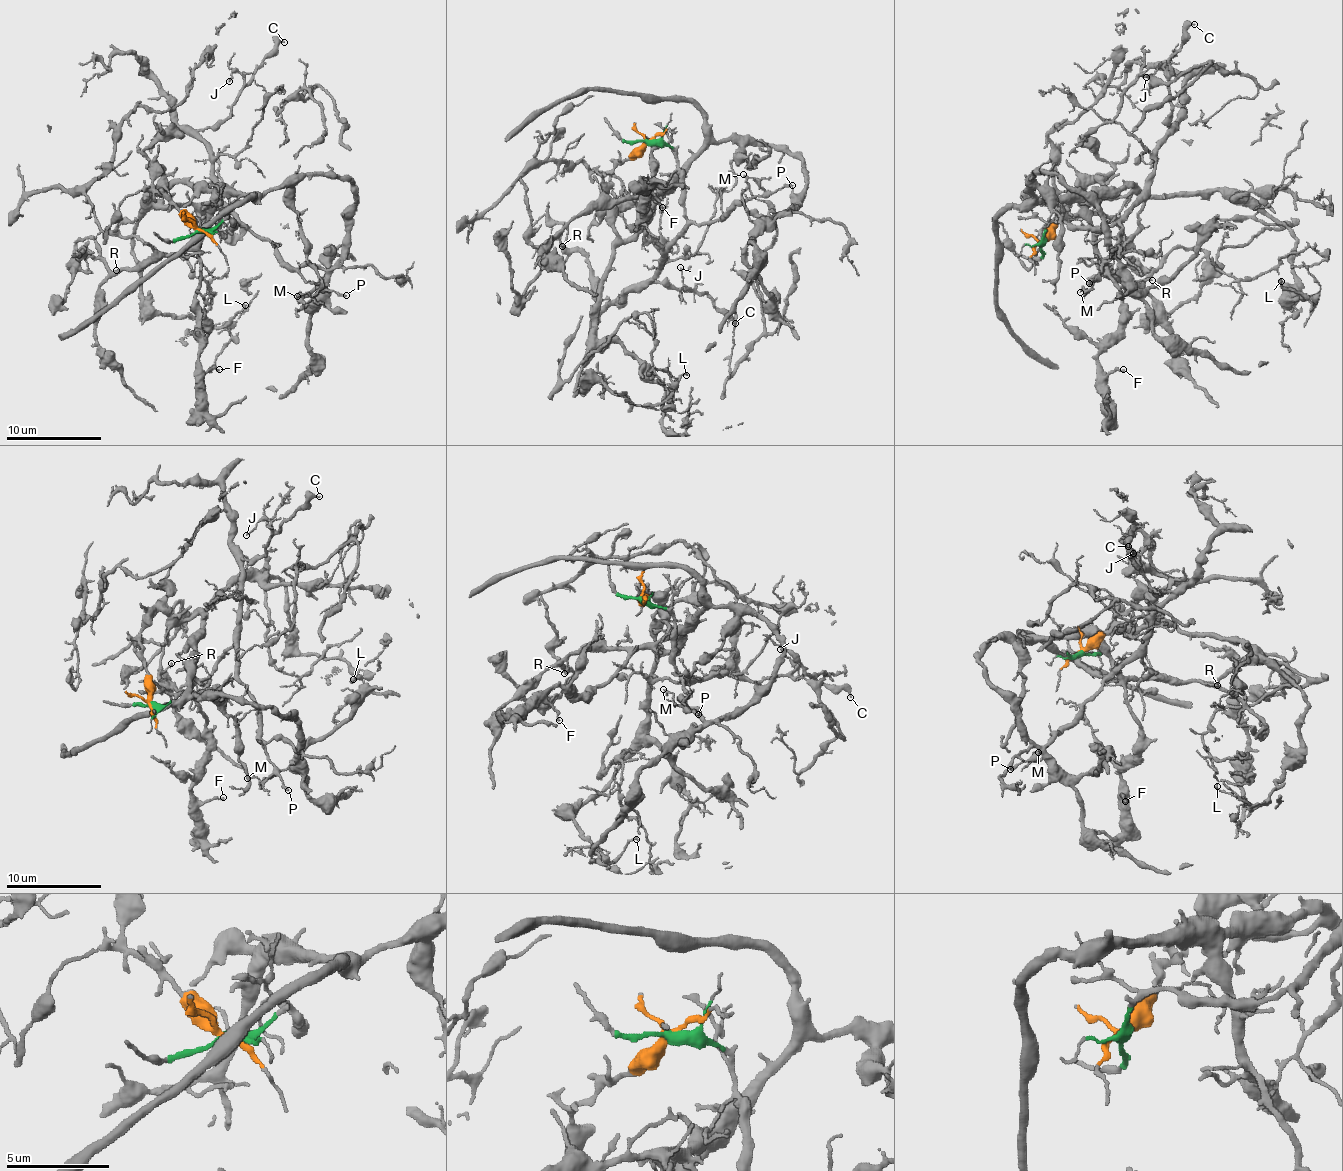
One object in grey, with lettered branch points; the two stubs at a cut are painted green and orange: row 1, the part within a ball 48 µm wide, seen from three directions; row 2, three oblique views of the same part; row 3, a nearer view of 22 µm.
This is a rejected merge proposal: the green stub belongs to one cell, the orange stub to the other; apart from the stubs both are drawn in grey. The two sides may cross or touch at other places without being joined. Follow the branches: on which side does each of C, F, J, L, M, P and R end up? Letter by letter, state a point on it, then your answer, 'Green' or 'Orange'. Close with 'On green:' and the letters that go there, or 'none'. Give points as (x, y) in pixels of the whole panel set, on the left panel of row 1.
C: Place: (284, 42). Green
F: Place: (219, 369). Orange
J: Place: (229, 81). Green
L: Place: (245, 305). Orange
M: Place: (297, 296). Green
P: Place: (346, 295). Green
R: Place: (116, 270). Orange
On green: C, J, M, P

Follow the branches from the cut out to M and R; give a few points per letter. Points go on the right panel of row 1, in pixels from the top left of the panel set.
M: (1040, 242), (1054, 224), (1066, 221), (1111, 227), (1115, 222), (1122, 227), (1119, 248), (1080, 293)
R: (1040, 242), (1089, 184), (1125, 197), (1131, 185), (1102, 187), (1087, 200), (1087, 221), (1111, 273), (1152, 281)

